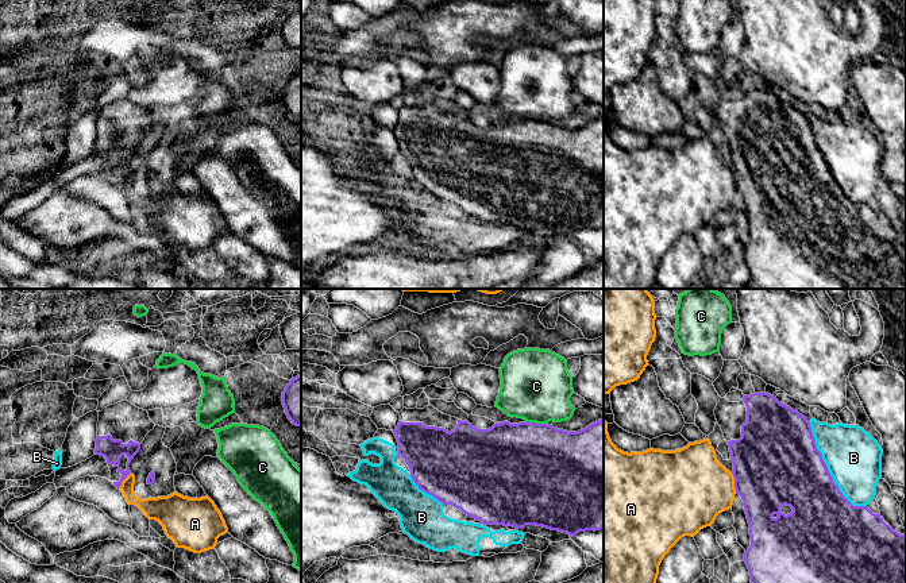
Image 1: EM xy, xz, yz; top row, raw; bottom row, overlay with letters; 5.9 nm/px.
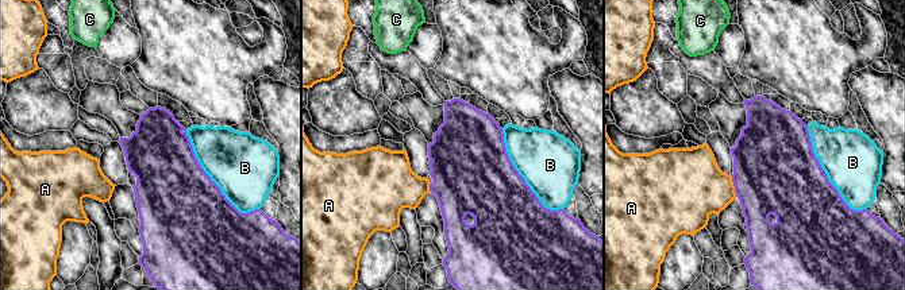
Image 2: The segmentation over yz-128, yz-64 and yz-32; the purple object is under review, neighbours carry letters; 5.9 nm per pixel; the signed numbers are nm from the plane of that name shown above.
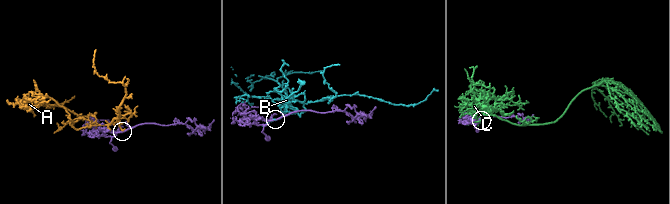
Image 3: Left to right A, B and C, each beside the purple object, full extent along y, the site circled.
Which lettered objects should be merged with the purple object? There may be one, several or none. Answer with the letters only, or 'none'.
none

